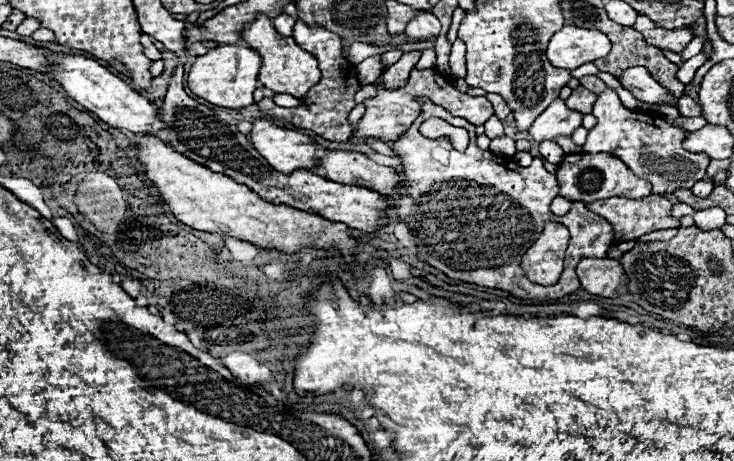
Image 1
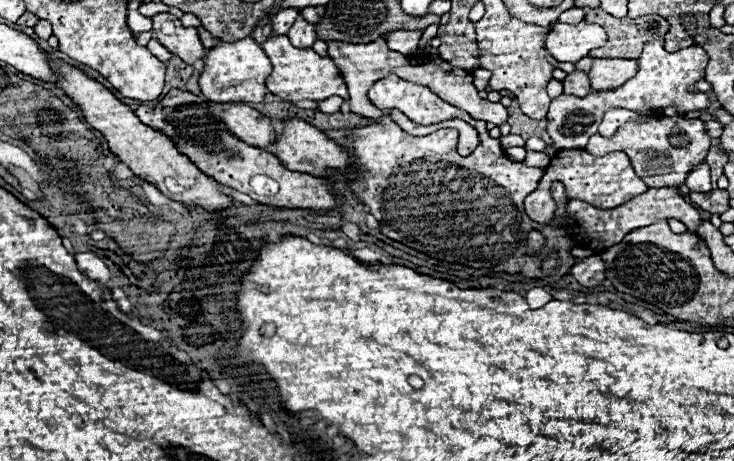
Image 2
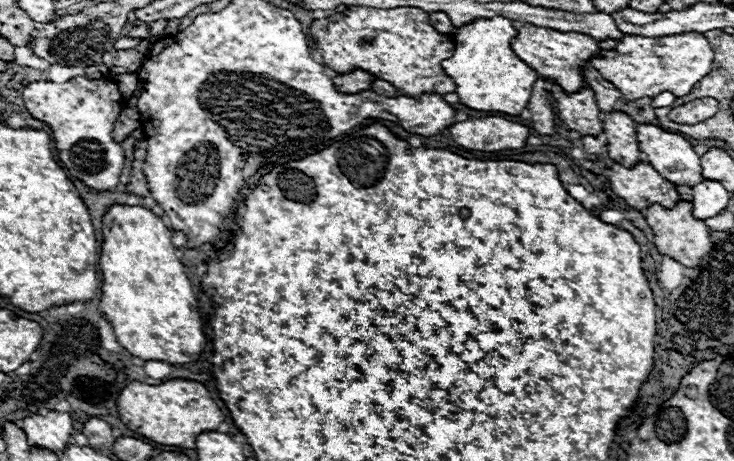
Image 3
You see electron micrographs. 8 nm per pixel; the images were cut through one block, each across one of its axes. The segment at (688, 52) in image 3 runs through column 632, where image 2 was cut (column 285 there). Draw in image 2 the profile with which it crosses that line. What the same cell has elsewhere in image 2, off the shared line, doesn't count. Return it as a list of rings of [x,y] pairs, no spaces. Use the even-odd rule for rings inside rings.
[[[272,34],[266,38],[262,44],[266,54],[272,60],[272,74],[266,78],[266,88],[268,92],[276,94],[282,100],[294,102],[294,100],[326,100],[330,96],[342,96],[348,98],[348,90],[344,84],[344,78],[338,76],[338,68],[330,58],[318,56],[312,48],[294,48],[288,40],[288,36],[278,36]]]

